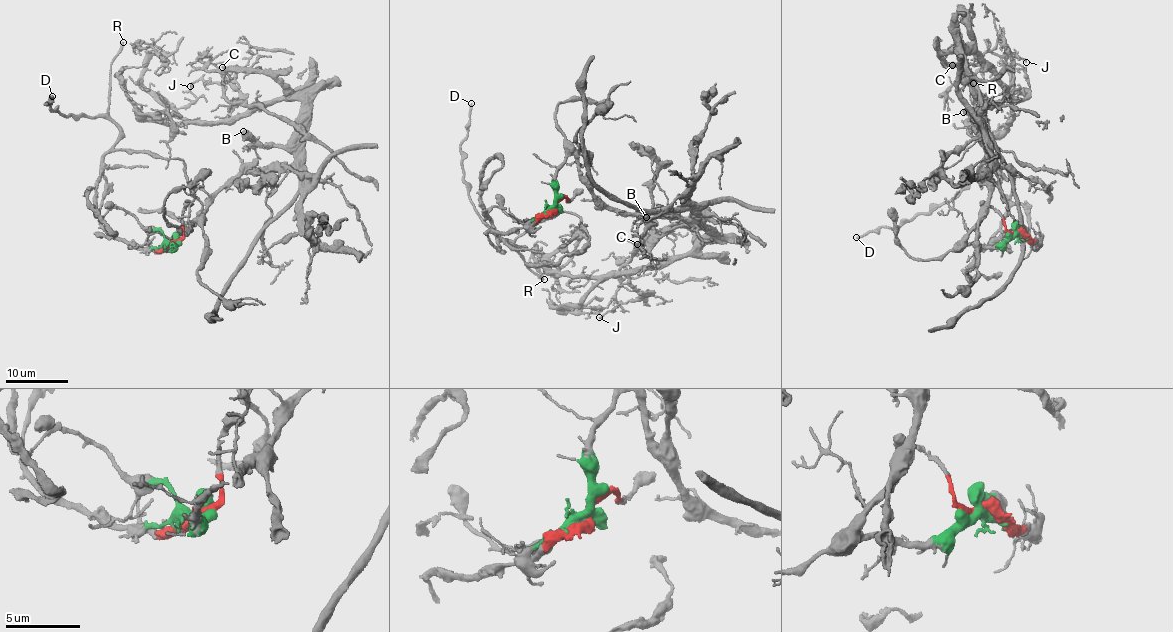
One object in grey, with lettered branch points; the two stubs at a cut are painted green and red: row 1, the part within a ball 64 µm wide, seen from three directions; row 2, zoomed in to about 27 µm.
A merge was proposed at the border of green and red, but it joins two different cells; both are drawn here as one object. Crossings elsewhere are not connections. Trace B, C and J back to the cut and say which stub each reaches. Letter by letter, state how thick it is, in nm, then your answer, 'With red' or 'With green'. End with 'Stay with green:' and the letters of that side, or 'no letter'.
B: Thickness 650 nm. With green
C: Thickness 240 nm. With green
J: Thickness 90 nm. With green
Stay with green: B, C, J

